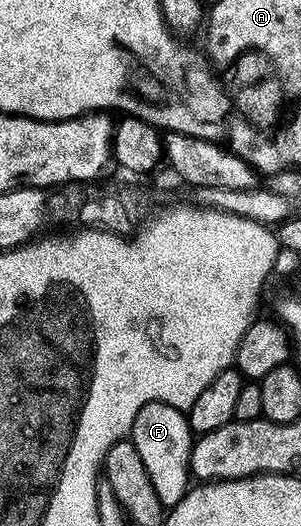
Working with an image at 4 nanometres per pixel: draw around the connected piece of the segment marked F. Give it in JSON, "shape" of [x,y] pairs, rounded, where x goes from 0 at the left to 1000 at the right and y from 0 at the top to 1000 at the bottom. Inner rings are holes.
{"shape":[[[532,762],[482,766],[482,774],[455,781],[455,797],[442,797],[429,835],[468,865],[468,878],[482,884],[482,895],[492,897],[495,914],[532,956],[545,964],[601,956],[641,914],[631,888],[641,825],[618,783]]]}

